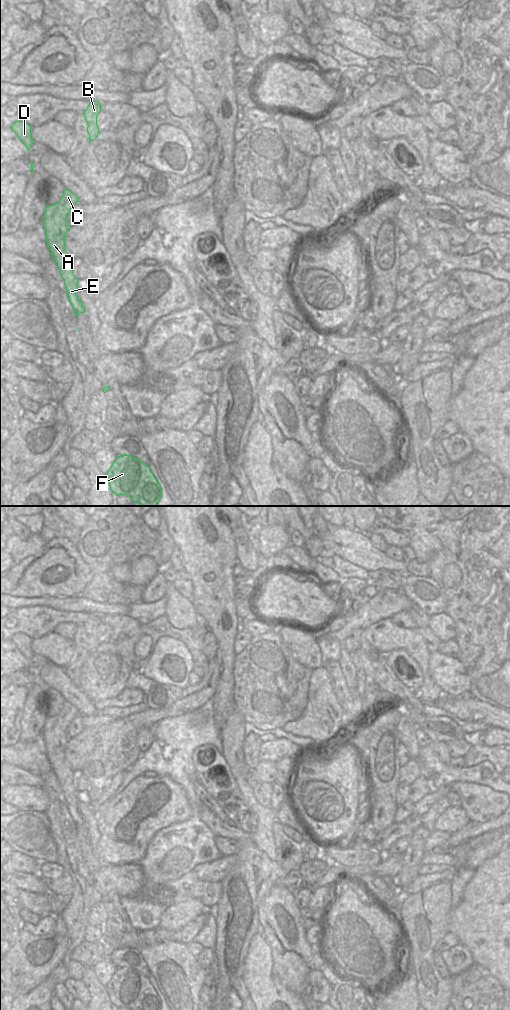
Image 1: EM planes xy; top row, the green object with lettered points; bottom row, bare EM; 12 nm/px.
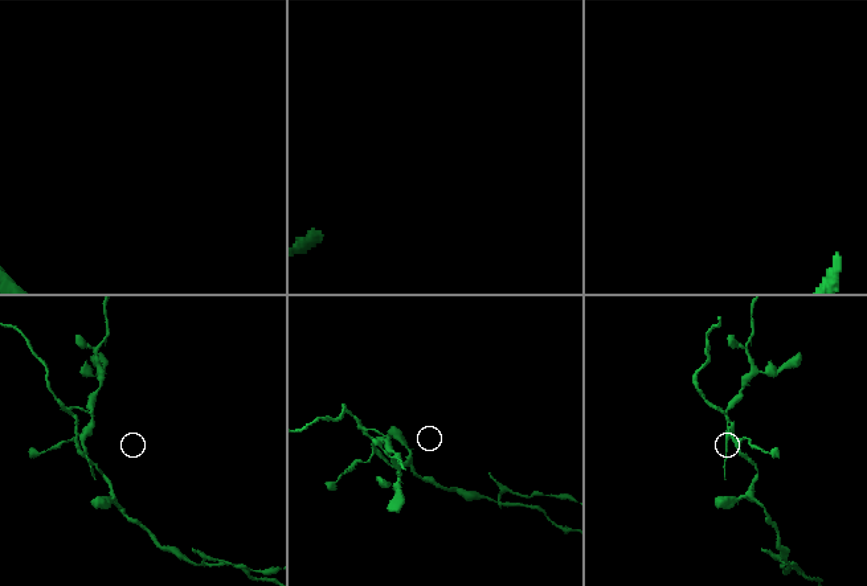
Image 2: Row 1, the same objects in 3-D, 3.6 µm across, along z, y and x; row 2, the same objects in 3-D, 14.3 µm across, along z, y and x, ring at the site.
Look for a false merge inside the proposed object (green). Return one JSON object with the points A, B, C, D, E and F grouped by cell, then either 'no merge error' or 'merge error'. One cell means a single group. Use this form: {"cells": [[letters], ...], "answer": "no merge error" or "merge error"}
{"cells": [["A", "B", "C", "E"], ["D", "F"]], "answer": "merge error"}

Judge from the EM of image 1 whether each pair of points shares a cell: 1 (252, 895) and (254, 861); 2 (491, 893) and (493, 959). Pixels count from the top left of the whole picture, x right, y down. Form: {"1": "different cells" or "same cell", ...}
{"1": "same cell", "2": "same cell"}

